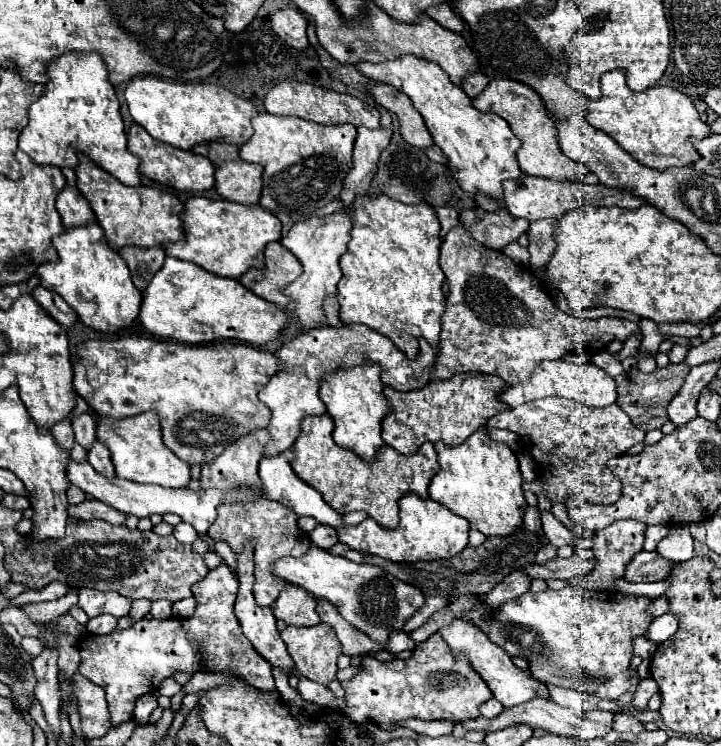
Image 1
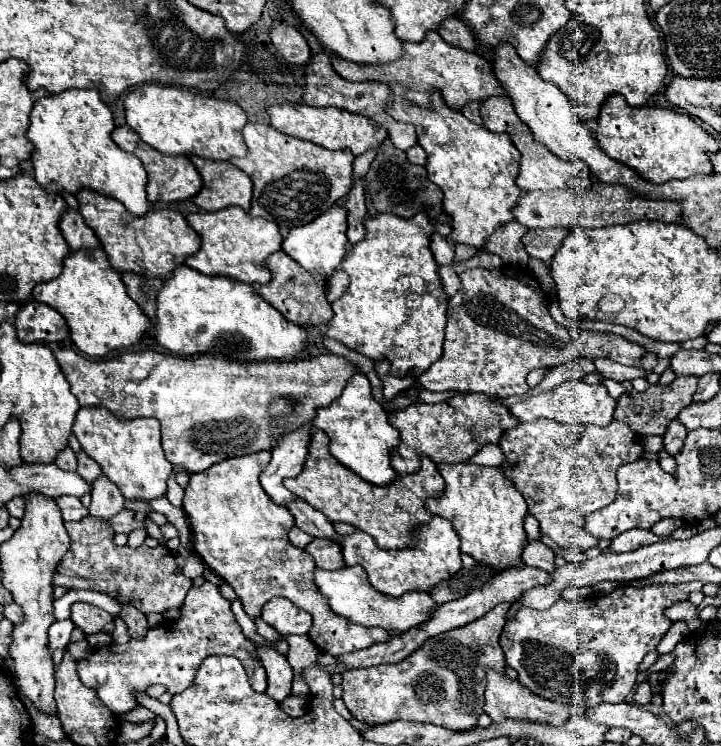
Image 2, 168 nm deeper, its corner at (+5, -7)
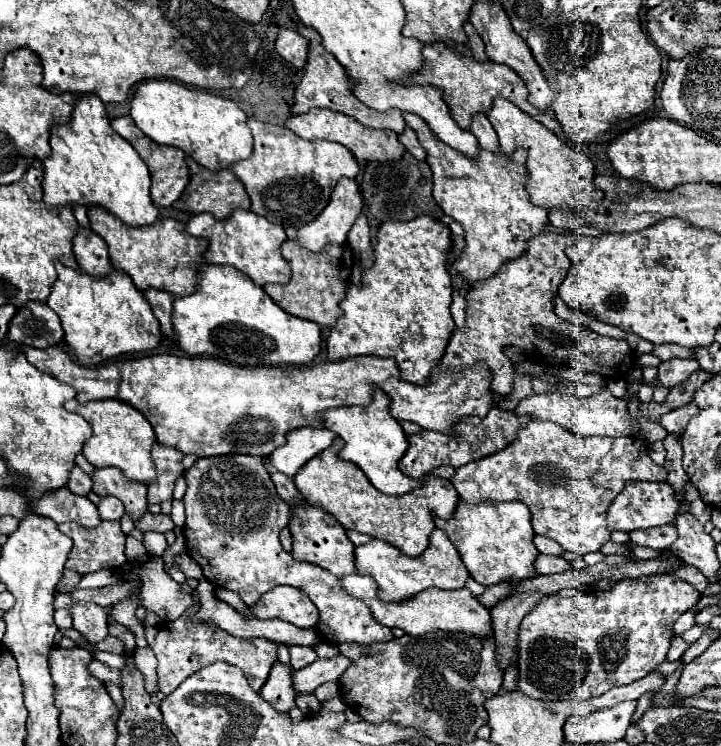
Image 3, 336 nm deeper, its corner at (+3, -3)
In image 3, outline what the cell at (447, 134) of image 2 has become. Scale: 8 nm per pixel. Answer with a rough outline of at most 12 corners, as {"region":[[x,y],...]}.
{"region":[[415,114],[433,198],[465,230],[453,262],[491,278],[543,234],[525,188],[527,152],[443,144]]}

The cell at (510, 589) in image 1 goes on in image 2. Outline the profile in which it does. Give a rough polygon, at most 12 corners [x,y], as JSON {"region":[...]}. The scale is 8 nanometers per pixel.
{"region":[[511,604],[343,672],[361,722],[477,726]]}

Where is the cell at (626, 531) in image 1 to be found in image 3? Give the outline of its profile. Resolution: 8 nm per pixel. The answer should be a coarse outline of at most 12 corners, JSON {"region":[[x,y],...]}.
{"region":[[673,524],[631,532],[631,542],[667,550],[677,540]]}

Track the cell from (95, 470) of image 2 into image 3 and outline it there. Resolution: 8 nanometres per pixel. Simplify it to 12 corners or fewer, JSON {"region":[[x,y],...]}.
{"region":[[97,468],[93,492],[115,496],[131,520],[147,512],[147,486],[119,468]]}

